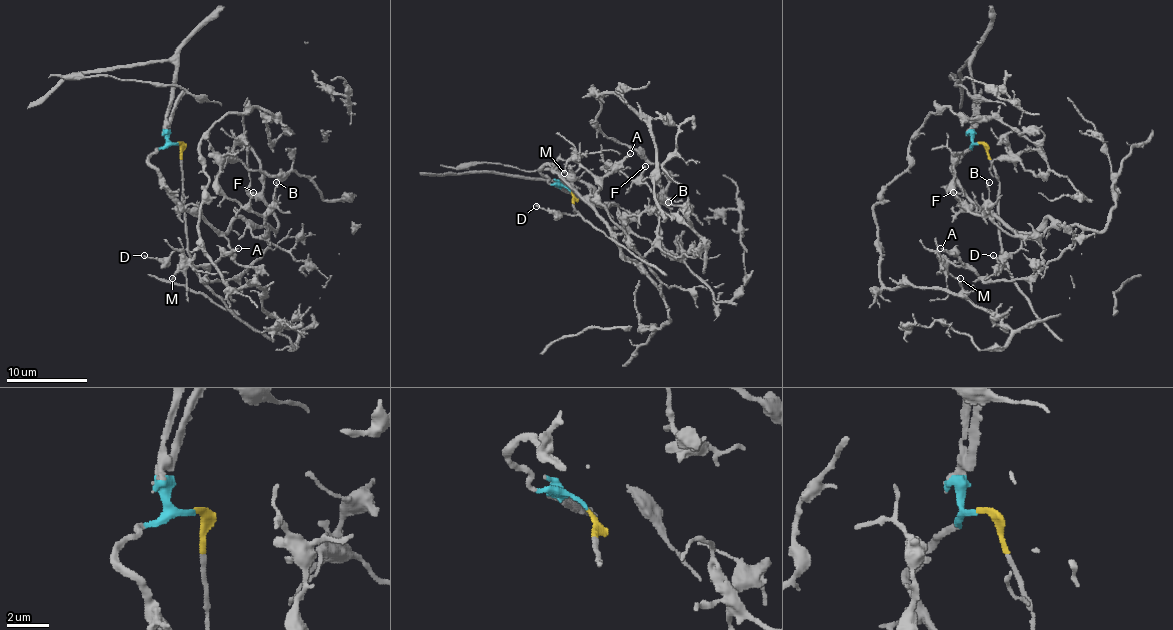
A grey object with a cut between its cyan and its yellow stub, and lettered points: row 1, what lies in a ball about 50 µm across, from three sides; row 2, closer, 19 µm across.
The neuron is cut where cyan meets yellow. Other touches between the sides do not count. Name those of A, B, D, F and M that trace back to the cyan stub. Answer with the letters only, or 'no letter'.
A, B, F, M

